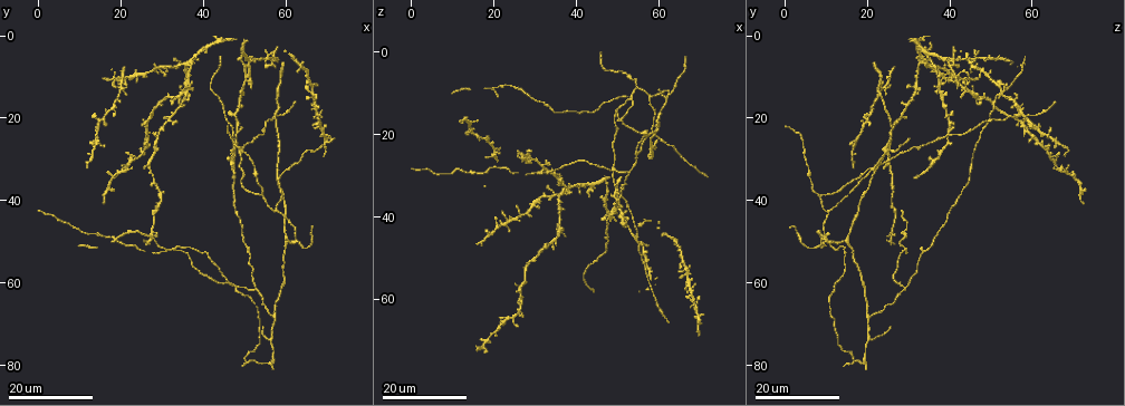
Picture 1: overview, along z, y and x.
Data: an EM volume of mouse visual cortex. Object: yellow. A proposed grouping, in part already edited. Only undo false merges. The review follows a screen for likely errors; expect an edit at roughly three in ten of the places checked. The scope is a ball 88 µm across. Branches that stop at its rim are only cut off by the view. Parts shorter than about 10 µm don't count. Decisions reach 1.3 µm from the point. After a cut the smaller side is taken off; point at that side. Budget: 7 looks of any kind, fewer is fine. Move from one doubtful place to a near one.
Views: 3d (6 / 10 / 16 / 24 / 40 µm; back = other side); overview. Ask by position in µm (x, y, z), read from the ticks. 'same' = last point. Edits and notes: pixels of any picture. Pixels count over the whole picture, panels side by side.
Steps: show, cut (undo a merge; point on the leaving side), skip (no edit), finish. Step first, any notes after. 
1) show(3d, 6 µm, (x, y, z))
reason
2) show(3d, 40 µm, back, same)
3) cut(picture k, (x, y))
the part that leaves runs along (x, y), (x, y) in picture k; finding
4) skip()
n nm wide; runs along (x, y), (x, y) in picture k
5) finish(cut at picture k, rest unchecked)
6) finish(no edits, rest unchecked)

show(3d, 24 µm, (51.0, 6.0, 40.0))
four-way junction

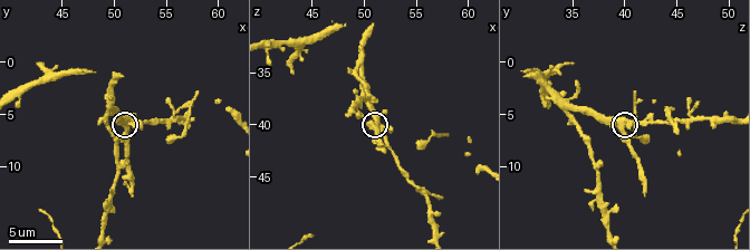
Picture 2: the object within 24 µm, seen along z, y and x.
show(3d, 10 µm, (51.4, 6.2, 39.8))

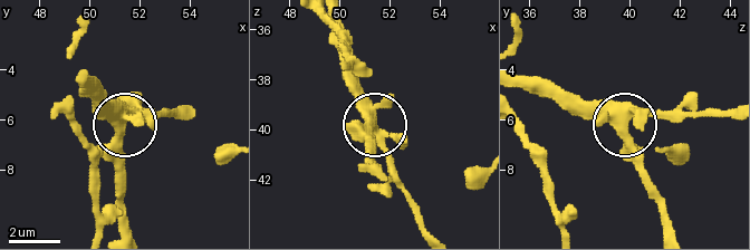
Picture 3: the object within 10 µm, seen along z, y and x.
skip()
4 arms; all the same neuron

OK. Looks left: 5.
show(3d, 16 µm, (36.0, 7.0, 35.0))

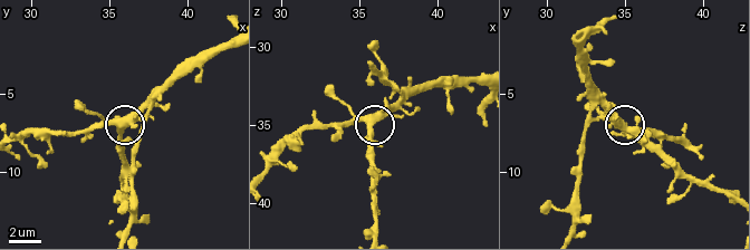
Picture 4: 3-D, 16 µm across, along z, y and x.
show(3d, 10 µm, (35.4, 7.0, 34.8))
zoom in

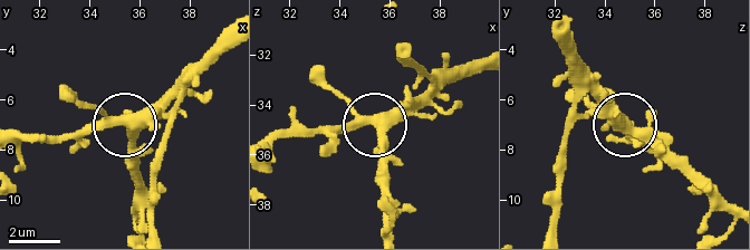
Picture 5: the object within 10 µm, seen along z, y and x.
skip()
420 nm wide; runs along (398, 51), (417, 77), (405, 103), (366, 122), (291, 128) in picture 5; all the same neuron

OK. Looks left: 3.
show(3d, 16 µm, (60.0, 50.0, 15.0))
three arms meet

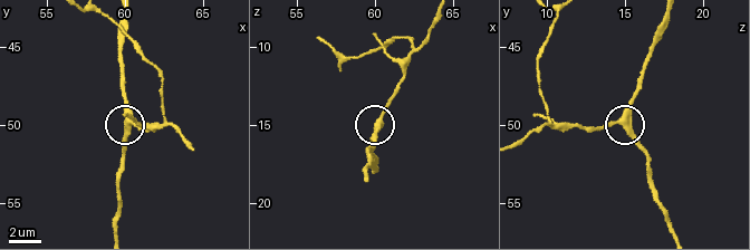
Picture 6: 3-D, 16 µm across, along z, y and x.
show(3d, 10 µm, (60.4, 49.6, 14.6))

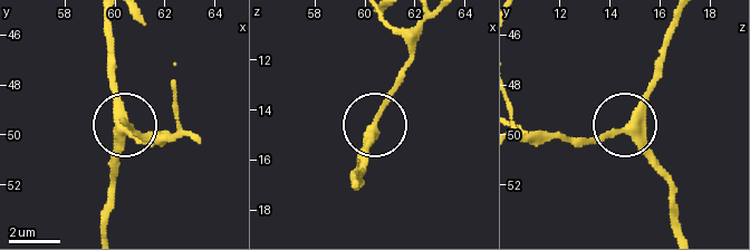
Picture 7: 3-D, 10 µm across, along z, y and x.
skip()
3 arms; one neuron here

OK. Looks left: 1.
finish(no edits, rest unchecked)

